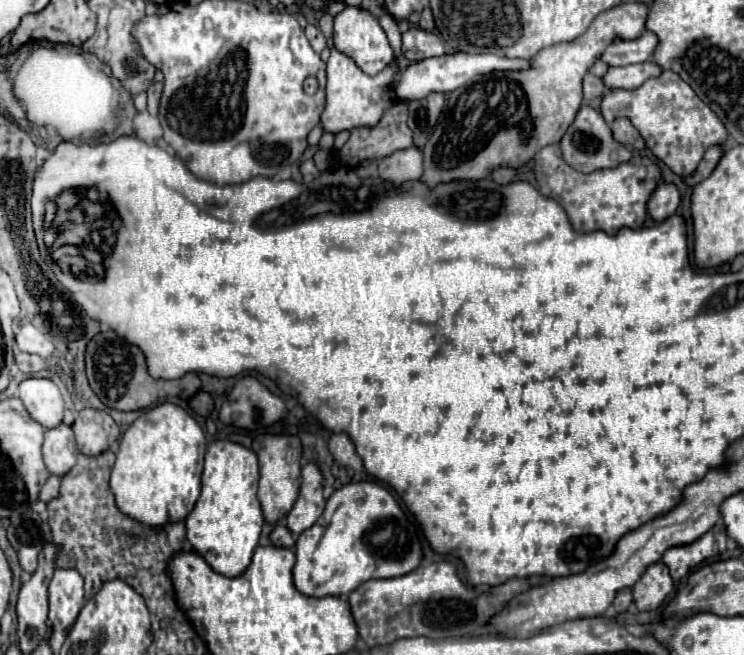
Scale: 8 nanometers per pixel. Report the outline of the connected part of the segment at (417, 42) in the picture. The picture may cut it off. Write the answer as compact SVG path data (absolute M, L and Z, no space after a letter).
M411 28L403 34L403 46L401 52L407 60L417 62L417 60L425 60L431 56L441 56L445 54L445 46L439 40L439 36L435 36L433 32L421 30L421 28Z

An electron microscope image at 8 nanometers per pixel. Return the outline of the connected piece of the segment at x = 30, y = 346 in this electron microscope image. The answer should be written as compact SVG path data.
M23 324L19 328L17 344L19 344L19 350L29 352L29 354L37 354L41 358L49 358L53 352L53 342L33 324Z

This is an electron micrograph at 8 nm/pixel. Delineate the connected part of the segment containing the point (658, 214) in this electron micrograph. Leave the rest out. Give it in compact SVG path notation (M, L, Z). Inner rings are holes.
M663 182L651 194L649 204L647 204L647 210L649 210L649 216L655 222L663 222L671 214L675 214L677 206L679 206L679 192L677 192L677 188L673 184L665 184Z

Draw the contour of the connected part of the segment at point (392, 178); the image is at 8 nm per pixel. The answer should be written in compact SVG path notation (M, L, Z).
M405 148L393 152L379 162L379 176L393 186L401 186L407 180L419 180L423 174L423 156L417 148Z

